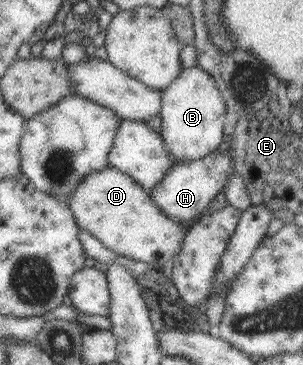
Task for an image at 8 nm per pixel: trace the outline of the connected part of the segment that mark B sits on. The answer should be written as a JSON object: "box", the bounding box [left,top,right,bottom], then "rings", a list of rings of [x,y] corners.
{"box":[158,64,227,164],"rings":[[[197,64],[181,70],[178,78],[160,92],[162,106],[159,116],[162,124],[158,134],[173,160],[177,164],[195,161],[217,151],[223,141],[227,108],[214,79]]]}

